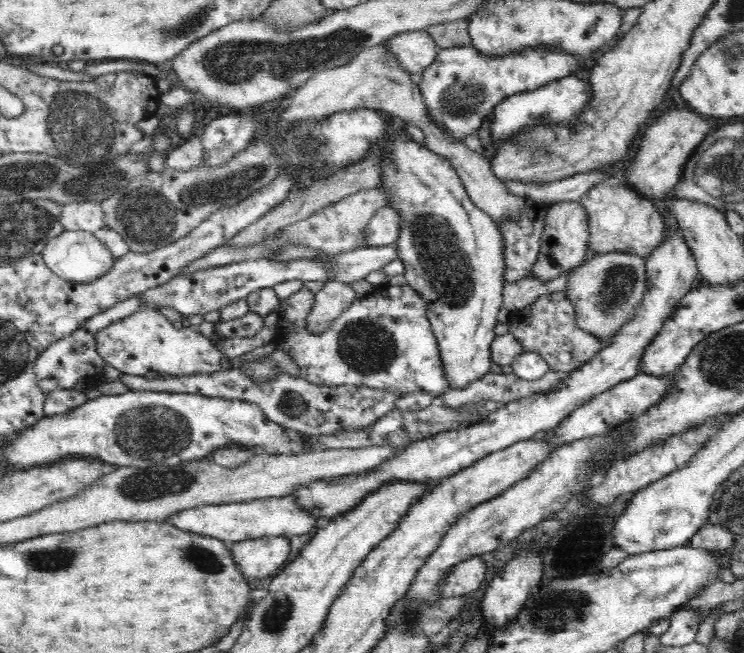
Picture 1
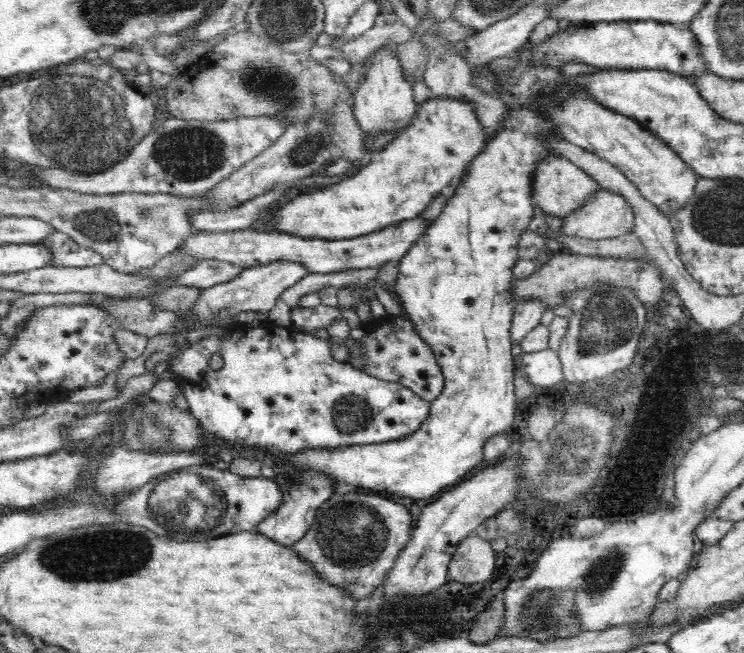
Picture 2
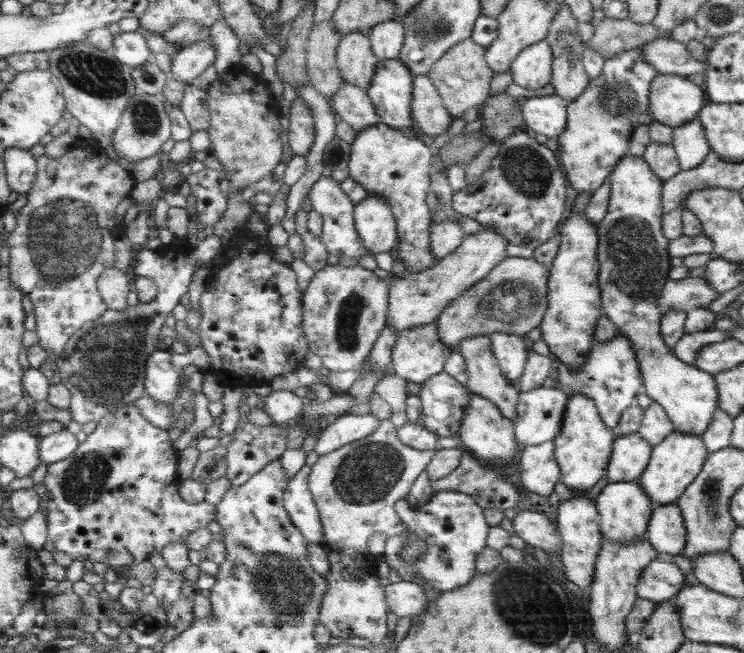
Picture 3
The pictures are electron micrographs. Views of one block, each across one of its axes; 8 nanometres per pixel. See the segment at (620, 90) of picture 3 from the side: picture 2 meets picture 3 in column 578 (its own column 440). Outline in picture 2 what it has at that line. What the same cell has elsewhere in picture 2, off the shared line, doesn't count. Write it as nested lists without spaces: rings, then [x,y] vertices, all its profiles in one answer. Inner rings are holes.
[[[432,95],[418,104],[410,124],[402,128],[390,144],[384,146],[382,150],[369,152],[370,162],[362,166],[356,174],[346,176],[340,182],[326,186],[322,190],[318,188],[312,192],[304,192],[304,196],[294,197],[290,204],[286,204],[276,212],[272,224],[280,232],[296,234],[296,237],[343,241],[376,233],[398,222],[418,217],[444,188],[455,184],[465,174],[466,168],[480,154],[487,140],[475,104],[465,98]]]

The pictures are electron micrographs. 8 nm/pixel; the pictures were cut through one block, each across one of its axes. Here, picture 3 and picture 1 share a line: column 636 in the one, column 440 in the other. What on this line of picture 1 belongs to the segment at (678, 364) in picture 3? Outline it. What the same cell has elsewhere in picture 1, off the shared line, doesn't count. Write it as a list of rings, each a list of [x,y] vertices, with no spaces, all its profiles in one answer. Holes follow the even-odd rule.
[[[405,130],[398,131],[389,142],[383,162],[382,185],[392,192],[390,206],[402,215],[402,232],[395,240],[400,260],[406,265],[405,280],[426,302],[427,317],[440,351],[440,361],[448,377],[448,390],[462,390],[490,373],[490,346],[496,337],[496,315],[502,308],[505,263],[504,245],[498,225],[478,209],[469,198],[462,179],[450,161],[412,141]]]

